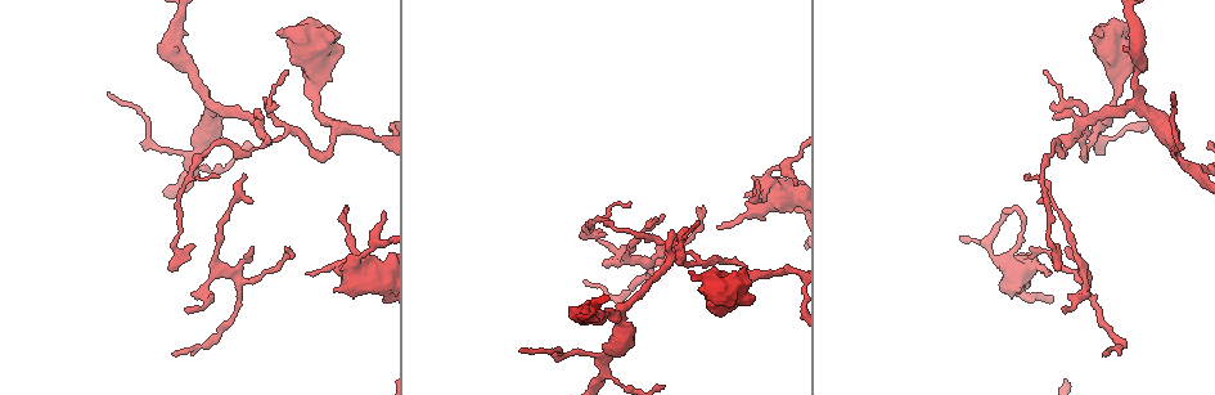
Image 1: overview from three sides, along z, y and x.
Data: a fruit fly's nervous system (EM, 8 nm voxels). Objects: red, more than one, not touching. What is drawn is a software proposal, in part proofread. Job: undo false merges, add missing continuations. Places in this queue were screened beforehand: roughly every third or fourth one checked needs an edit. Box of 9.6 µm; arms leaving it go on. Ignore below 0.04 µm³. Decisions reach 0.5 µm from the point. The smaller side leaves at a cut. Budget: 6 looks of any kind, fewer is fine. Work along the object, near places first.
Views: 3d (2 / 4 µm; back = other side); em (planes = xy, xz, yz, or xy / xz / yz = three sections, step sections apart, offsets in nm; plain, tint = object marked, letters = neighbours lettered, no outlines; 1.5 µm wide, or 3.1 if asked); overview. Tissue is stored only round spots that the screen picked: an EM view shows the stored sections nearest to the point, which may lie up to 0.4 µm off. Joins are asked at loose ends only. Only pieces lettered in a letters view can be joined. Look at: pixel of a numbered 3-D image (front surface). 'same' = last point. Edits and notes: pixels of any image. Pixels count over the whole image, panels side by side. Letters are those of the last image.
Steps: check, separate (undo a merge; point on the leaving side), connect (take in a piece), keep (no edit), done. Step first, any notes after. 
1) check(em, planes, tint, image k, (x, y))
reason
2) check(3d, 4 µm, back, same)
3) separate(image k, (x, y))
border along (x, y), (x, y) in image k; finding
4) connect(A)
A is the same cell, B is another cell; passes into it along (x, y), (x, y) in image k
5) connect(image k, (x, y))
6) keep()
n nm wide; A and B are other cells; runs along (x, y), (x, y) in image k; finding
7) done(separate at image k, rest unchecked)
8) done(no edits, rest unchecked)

check(3d, 2 µm, image 1, (269, 139))
a fork

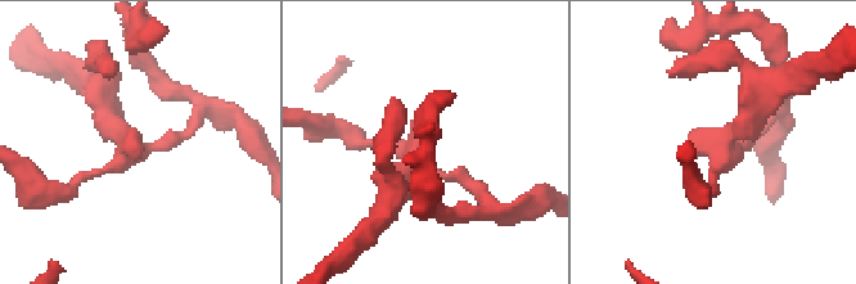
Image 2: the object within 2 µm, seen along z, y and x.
check(em, planes, letters, image 2, (728, 149))
now the EM

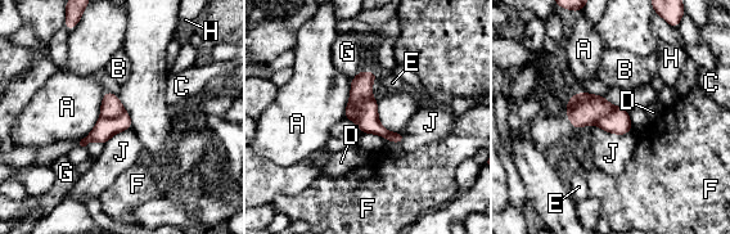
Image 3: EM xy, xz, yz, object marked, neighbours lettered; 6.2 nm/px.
separate(image 3, (360, 85))
A, B, C, D, E, F, G, H and J are other cells; border along (372, 98), (356, 104), (348, 103) in image 3; two neurons meet here

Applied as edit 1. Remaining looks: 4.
check(overview)
see it whole again

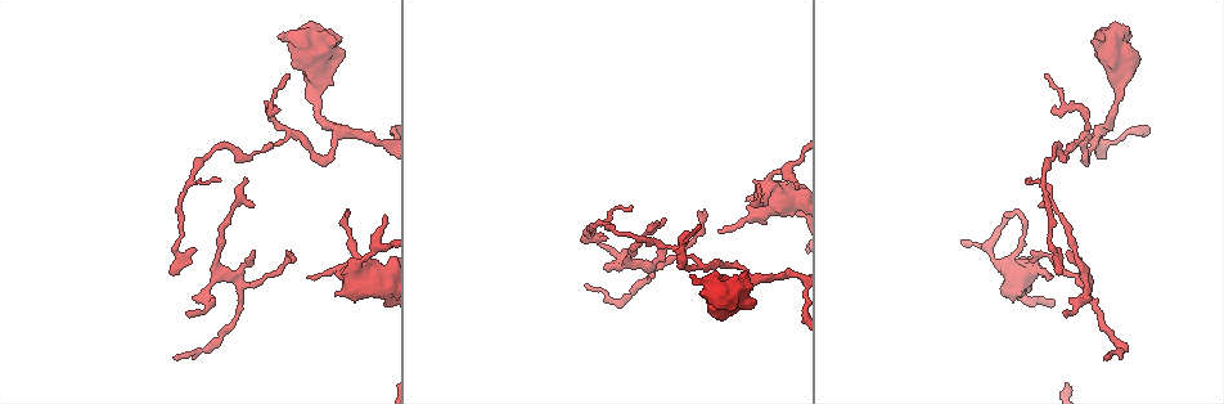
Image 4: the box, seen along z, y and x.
check(em, planes, letters, image 4, (1027, 182))

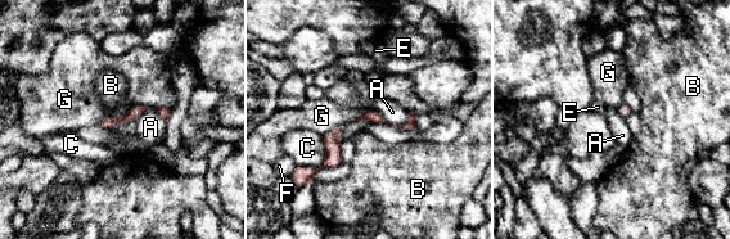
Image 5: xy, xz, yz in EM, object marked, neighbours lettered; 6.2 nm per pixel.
keep()
A, B, C, E, F and G are other cells; border along (341, 125), (323, 136) in image 5; no lettered piece goes on from it

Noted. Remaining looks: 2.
check(3d, 4 µm, image 4, (585, 283))
thin end

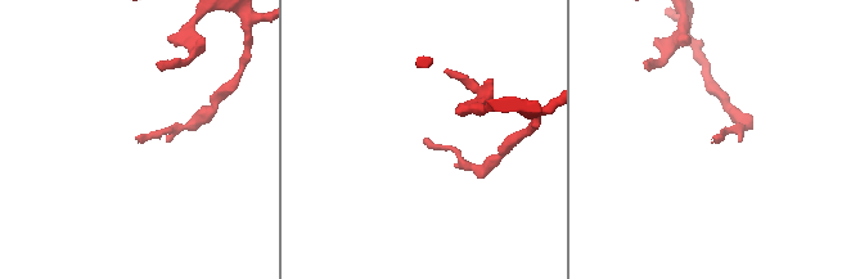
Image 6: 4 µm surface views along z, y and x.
check(em, planes, letters, image 6, (139, 139))

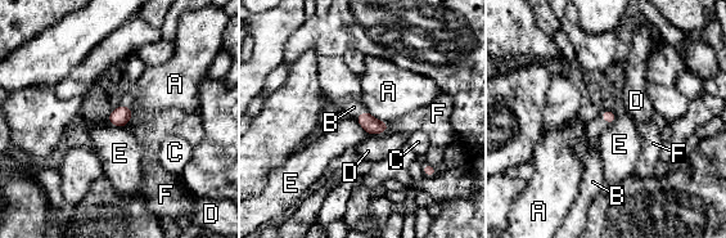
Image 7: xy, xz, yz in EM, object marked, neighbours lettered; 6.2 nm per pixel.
connect(B)
B is the same cell, A, C, D, E and F are other cells; it goes on there

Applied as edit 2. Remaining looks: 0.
done(separate at image 3, connect at image 7, rest unchecked)

